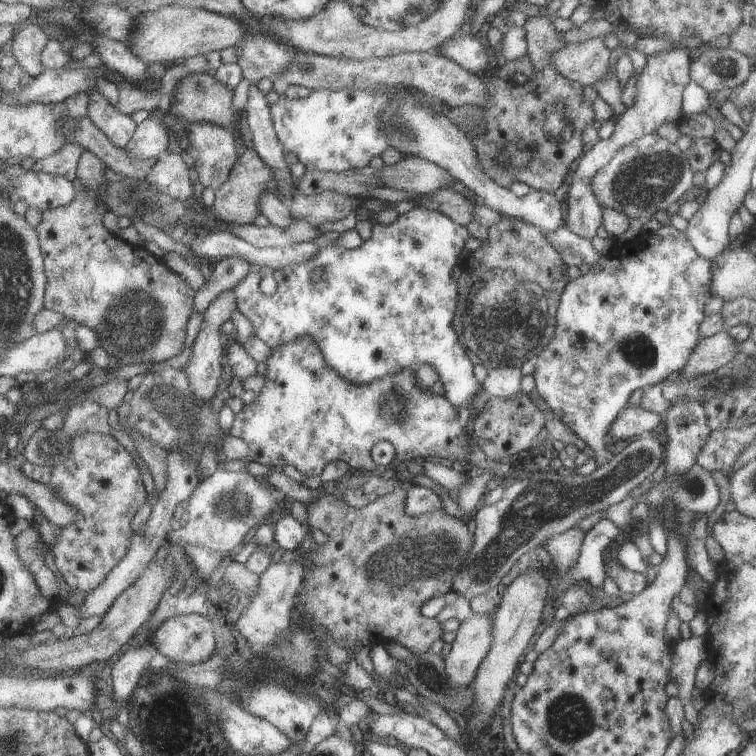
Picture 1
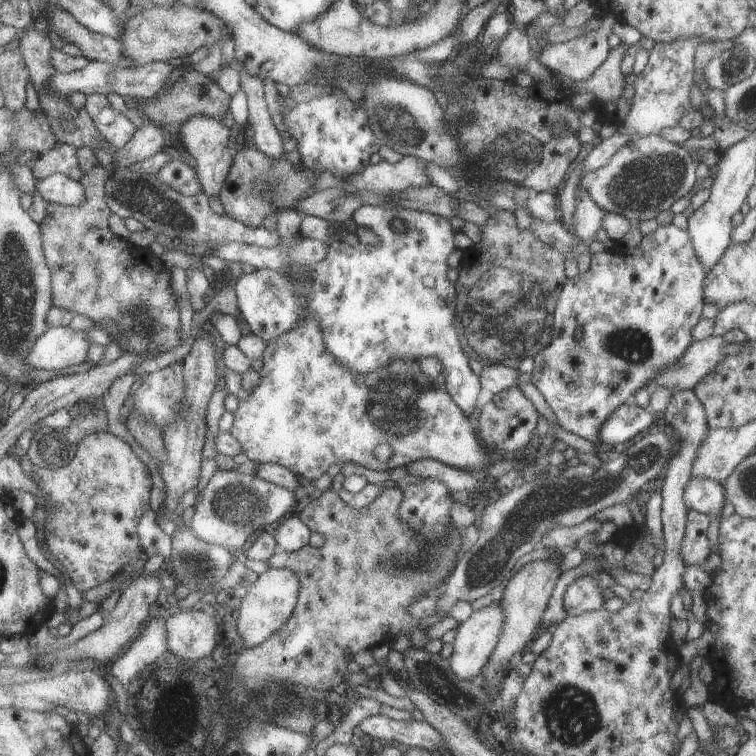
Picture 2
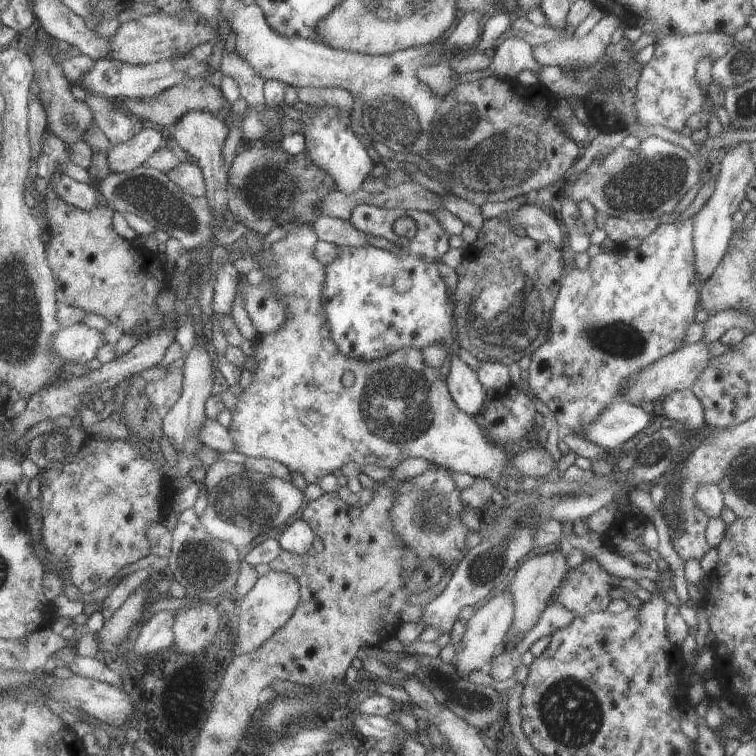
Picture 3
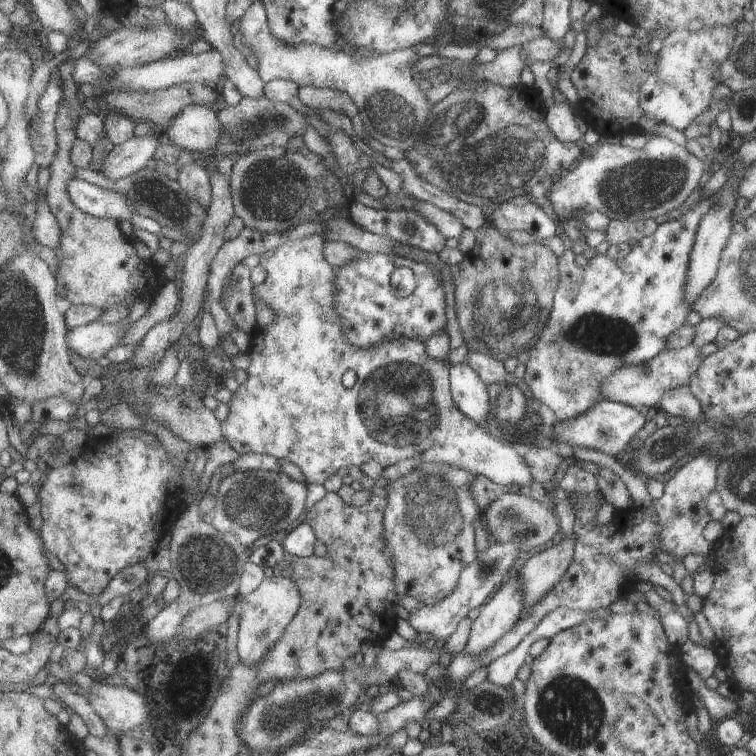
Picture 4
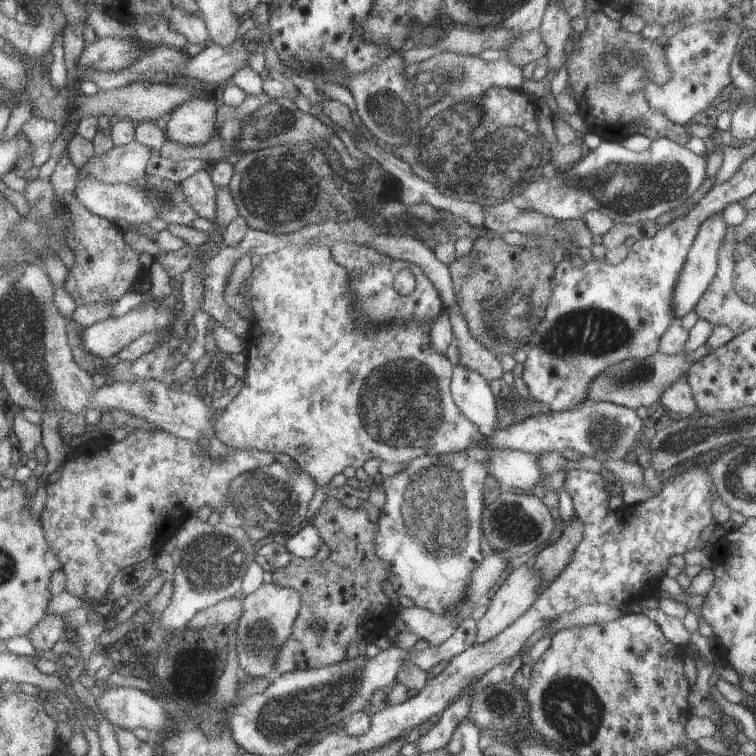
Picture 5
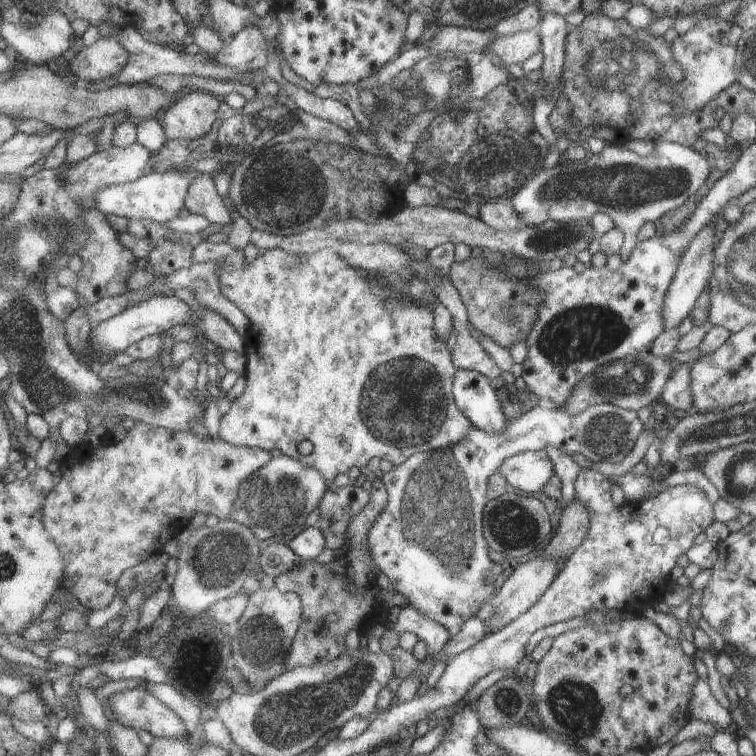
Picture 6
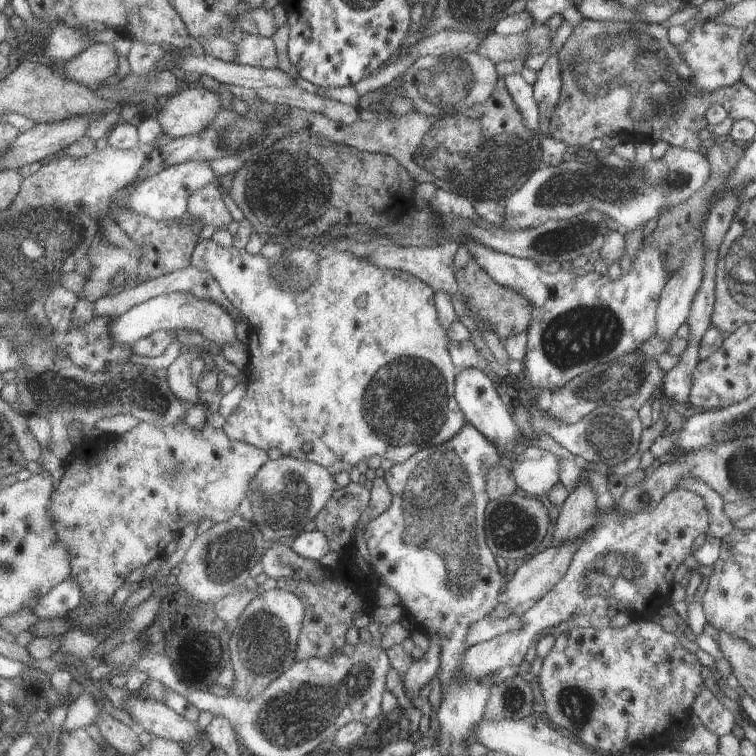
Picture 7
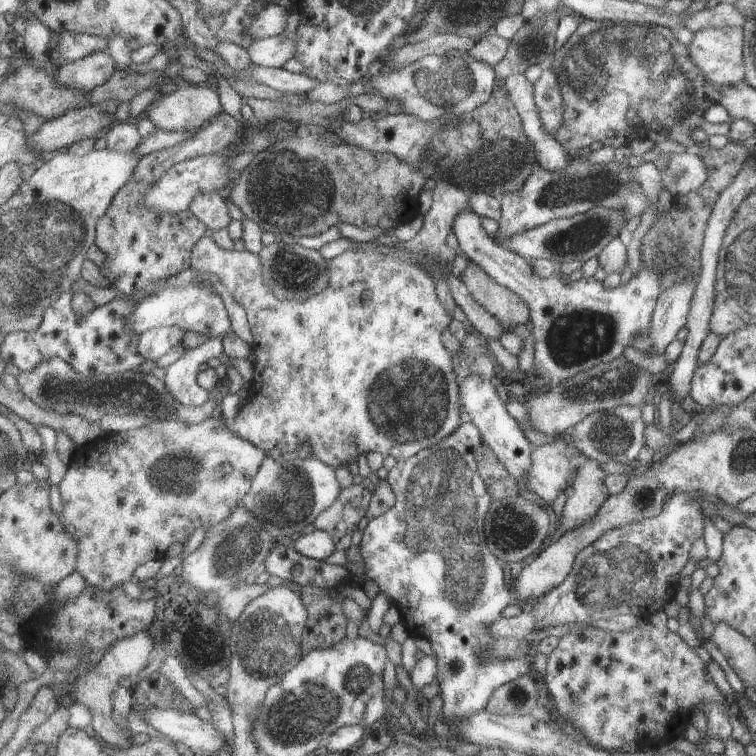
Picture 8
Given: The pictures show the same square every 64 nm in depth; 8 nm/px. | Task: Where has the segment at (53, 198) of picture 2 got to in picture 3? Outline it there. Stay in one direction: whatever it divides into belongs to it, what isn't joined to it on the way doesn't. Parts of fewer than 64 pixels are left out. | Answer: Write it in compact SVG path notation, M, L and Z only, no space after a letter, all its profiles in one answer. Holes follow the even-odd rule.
M56 173L49 181L50 187L53 188L53 195L58 195L72 206L91 211L97 208L99 199L102 203L107 202L98 189L87 183L76 181L68 175Z

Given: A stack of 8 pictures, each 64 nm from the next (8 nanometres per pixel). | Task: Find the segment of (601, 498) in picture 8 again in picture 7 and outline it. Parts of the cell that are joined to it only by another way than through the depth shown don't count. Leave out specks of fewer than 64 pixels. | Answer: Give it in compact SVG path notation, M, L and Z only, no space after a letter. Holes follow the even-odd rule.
M581 473L578 485L568 493L559 510L559 517L552 534L552 545L559 545L584 536L593 528L597 520L596 508L597 496Z

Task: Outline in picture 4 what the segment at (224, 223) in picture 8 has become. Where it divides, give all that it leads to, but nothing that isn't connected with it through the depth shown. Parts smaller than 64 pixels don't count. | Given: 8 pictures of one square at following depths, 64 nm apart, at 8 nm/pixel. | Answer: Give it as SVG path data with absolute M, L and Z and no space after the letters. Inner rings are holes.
M201 162L186 163L180 170L178 182L188 197L196 199L202 211L211 203L209 172Z

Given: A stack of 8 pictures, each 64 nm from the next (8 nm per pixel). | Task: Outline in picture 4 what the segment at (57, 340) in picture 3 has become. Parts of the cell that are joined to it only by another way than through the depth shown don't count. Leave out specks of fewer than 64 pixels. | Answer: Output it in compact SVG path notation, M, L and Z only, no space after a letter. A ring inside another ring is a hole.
M96 320L94 323L88 323L87 325L68 330L67 345L70 352L74 351L81 357L96 361L98 358L105 356L113 347L122 345L122 340L124 340L124 336L126 336L126 332L128 332L130 327L130 325L123 325L120 321L115 324L104 324Z

